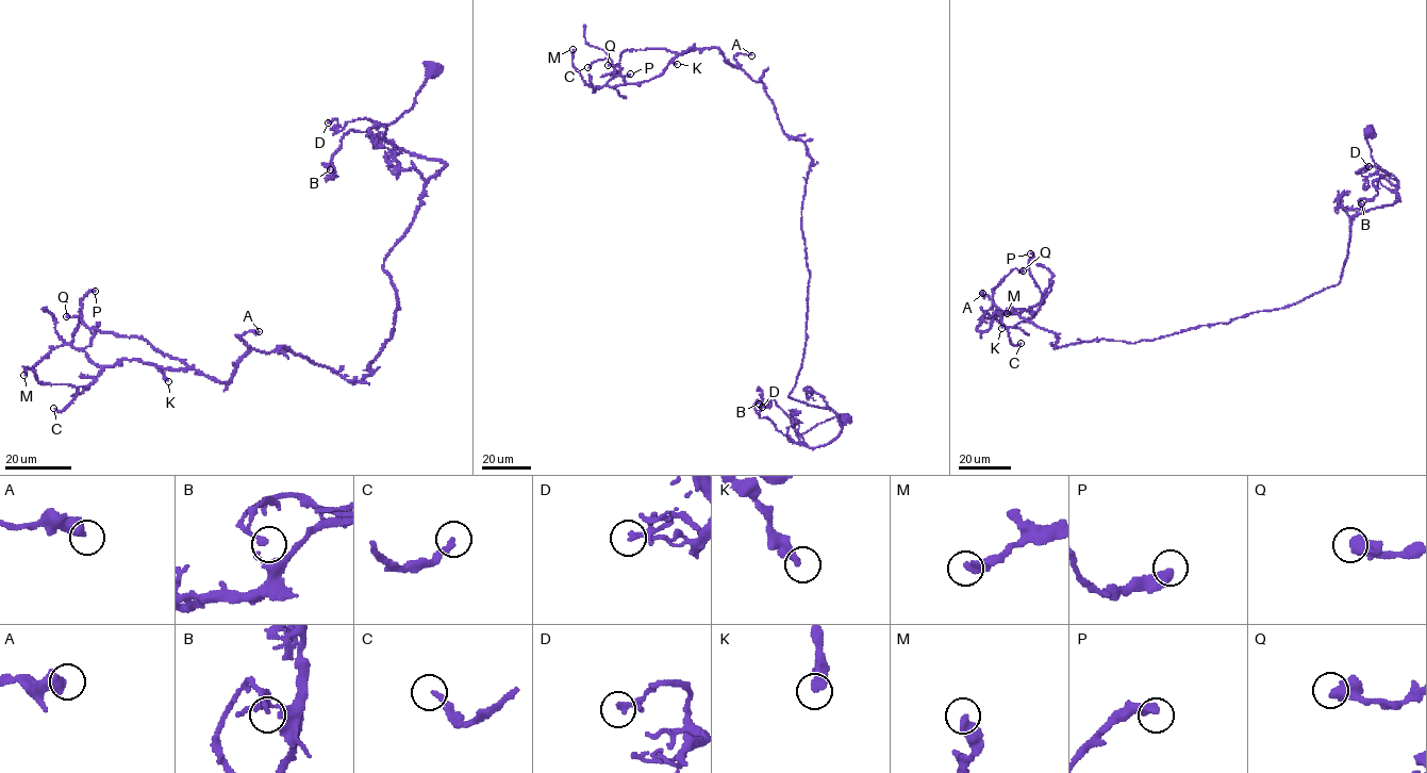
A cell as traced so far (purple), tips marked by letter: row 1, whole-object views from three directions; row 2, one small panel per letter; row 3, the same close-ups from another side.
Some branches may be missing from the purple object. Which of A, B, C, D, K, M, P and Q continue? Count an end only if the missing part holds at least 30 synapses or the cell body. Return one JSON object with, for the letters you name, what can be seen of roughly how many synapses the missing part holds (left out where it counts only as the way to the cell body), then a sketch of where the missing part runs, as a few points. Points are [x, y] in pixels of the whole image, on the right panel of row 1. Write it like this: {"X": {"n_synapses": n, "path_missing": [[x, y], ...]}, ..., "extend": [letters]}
{"extend": []}

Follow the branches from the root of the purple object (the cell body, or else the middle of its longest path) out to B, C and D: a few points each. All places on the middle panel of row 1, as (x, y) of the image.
B: (845, 418), (836, 416), (817, 424), (797, 434), (795, 442), (769, 420), (761, 417), (755, 407), (759, 404)
C: (845, 418), (796, 442), (841, 425), (789, 397), (812, 158), (763, 84), (715, 48), (633, 84), (587, 67)
D: (845, 418), (836, 416), (797, 434), (773, 397), (769, 408), (767, 405), (762, 407)

